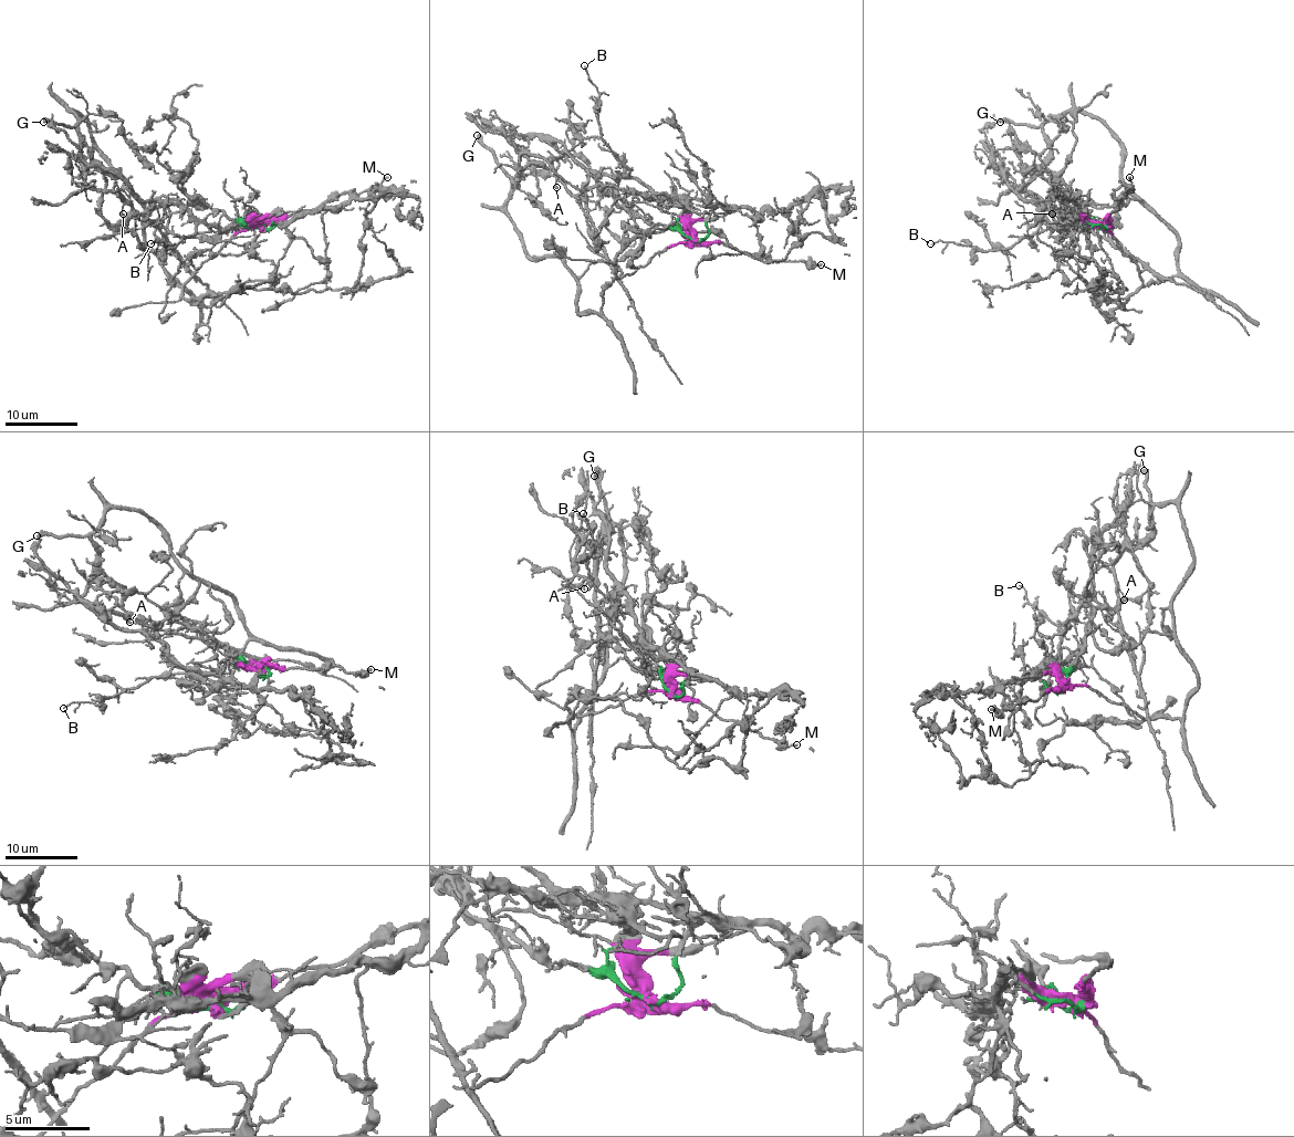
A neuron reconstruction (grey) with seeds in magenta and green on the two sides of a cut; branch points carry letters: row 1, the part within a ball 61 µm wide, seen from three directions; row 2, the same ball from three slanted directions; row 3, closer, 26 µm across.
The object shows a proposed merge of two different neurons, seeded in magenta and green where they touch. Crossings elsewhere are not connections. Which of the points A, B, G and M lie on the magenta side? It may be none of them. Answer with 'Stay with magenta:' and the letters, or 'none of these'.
Stay with magenta: A, G, M

